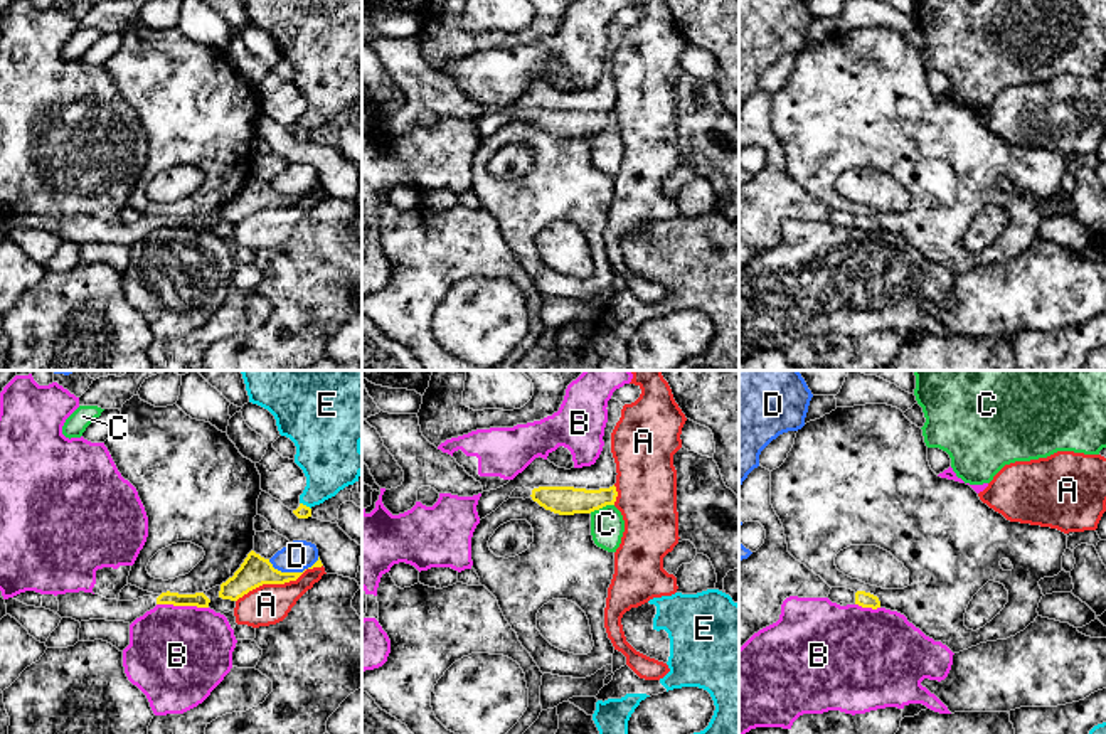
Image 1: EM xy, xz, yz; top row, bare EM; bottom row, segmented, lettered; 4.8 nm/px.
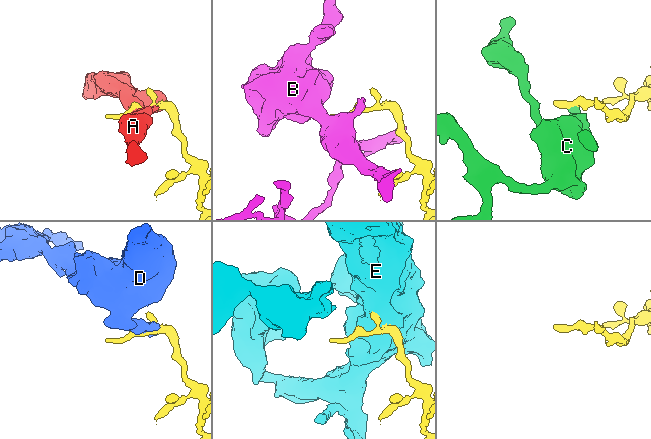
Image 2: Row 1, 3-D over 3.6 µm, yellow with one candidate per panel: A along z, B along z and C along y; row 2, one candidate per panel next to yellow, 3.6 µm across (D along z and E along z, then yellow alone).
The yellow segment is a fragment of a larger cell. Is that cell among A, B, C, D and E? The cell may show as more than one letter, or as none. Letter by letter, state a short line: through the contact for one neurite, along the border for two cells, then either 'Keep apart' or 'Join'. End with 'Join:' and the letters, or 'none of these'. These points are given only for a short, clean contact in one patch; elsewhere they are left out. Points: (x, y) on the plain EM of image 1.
A: Keep apart
B: Line: xy (157, 226), (207, 231). Keep apart
C: Line: xz (613, 127), (590, 135). Keep apart
D: Keep apart
E: Keep apart
Join: none of these

